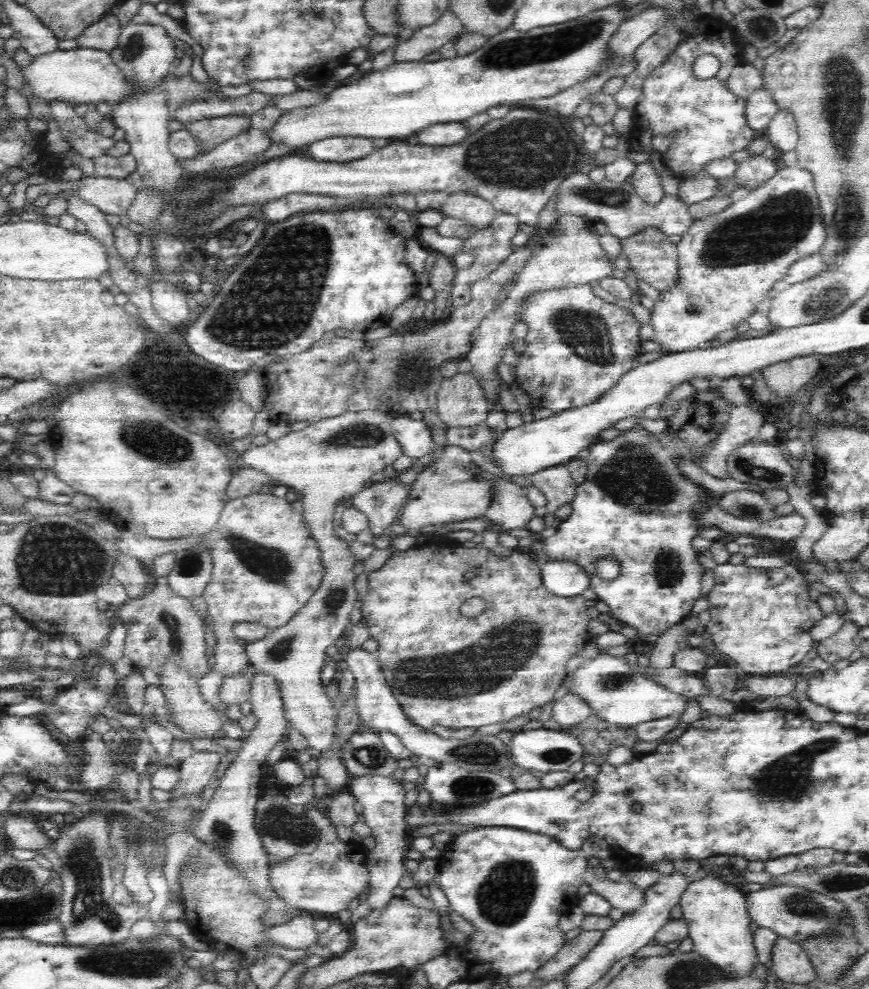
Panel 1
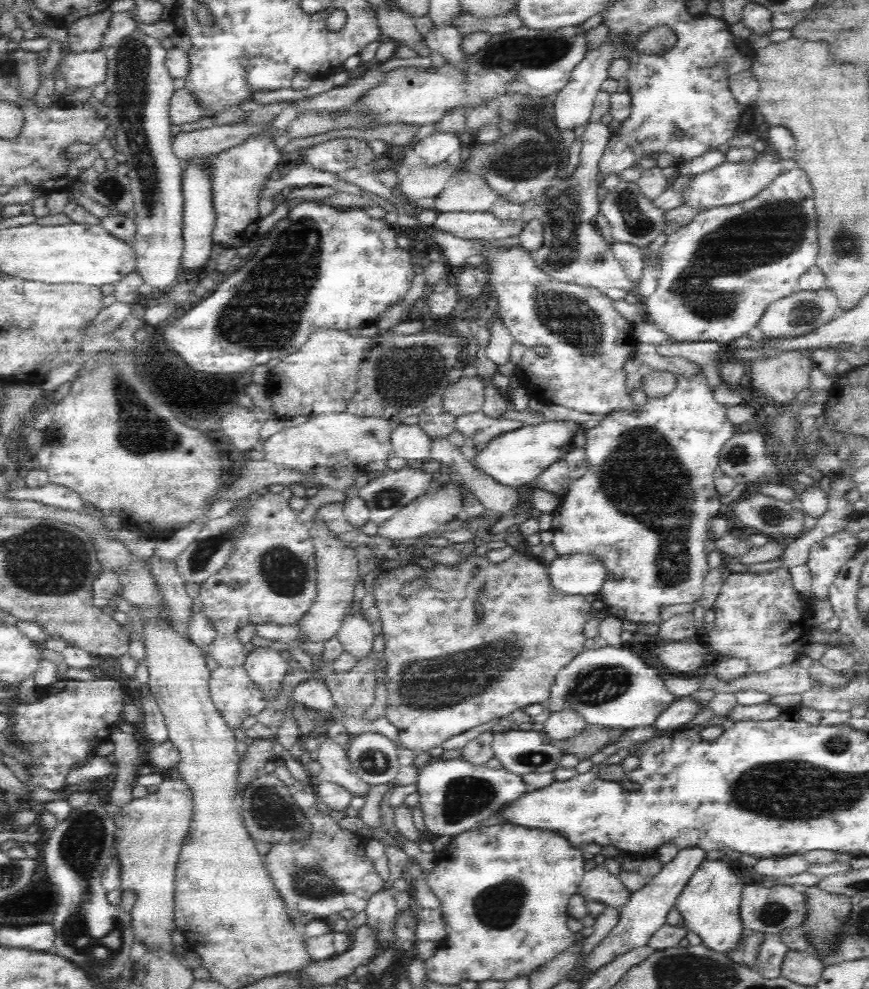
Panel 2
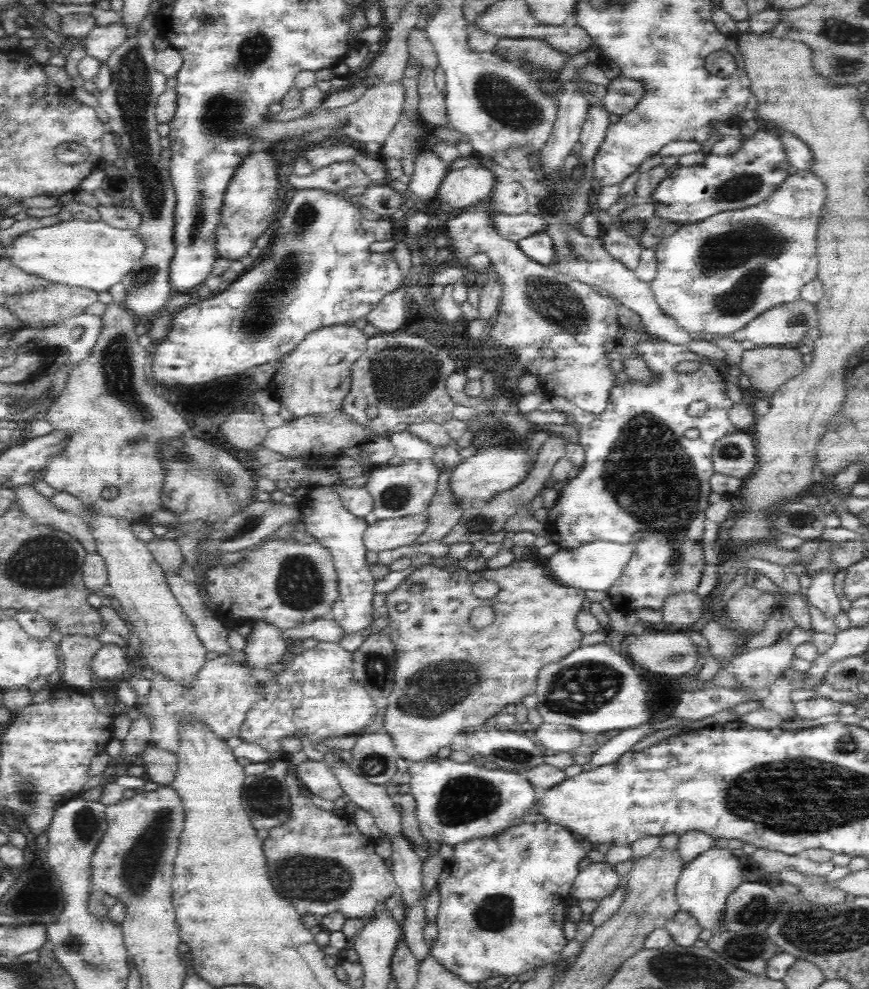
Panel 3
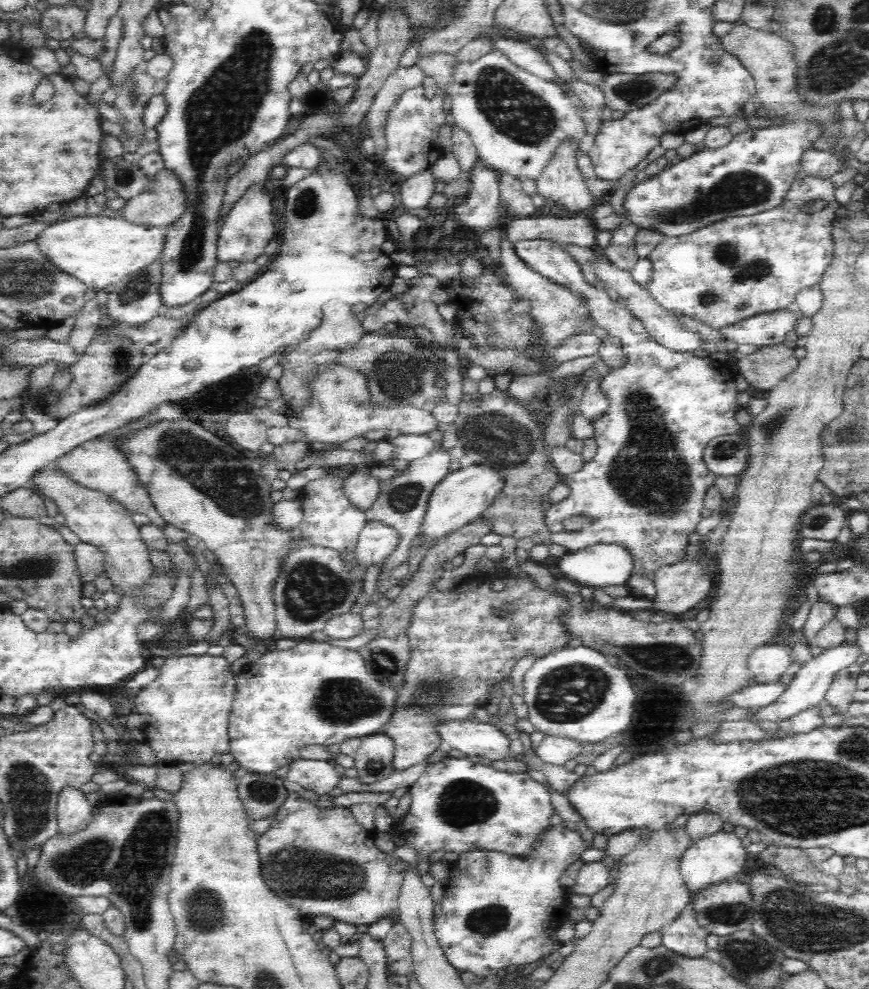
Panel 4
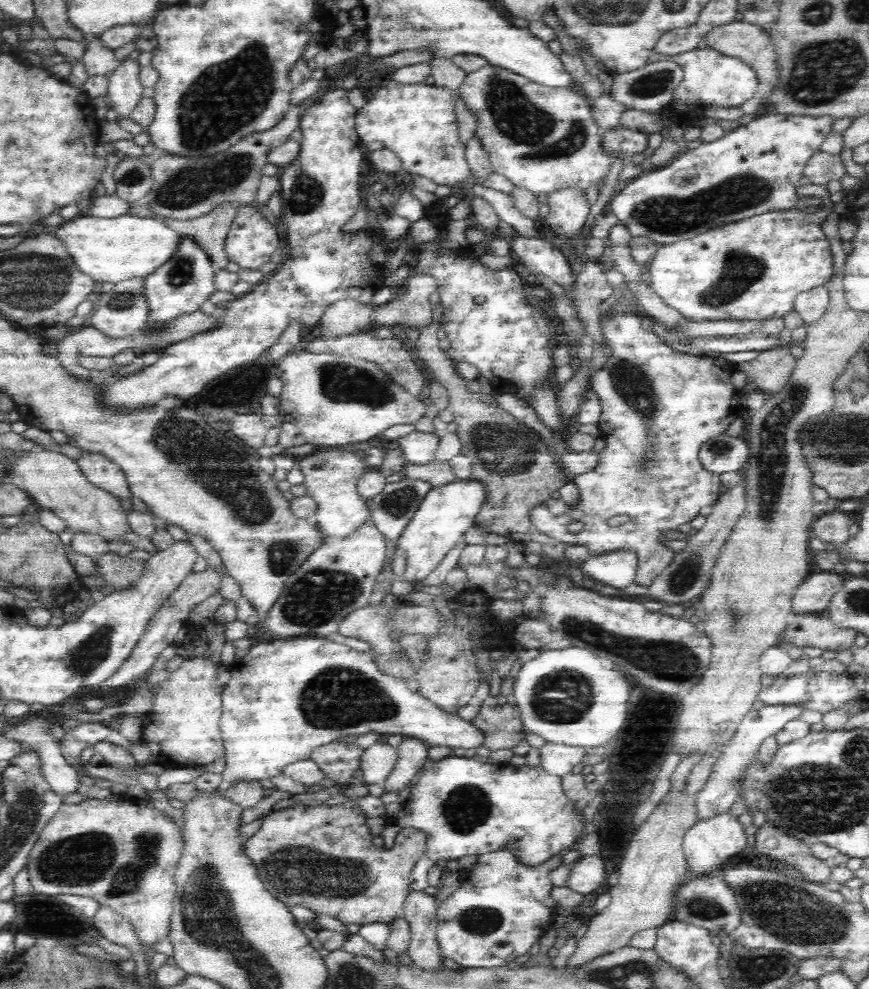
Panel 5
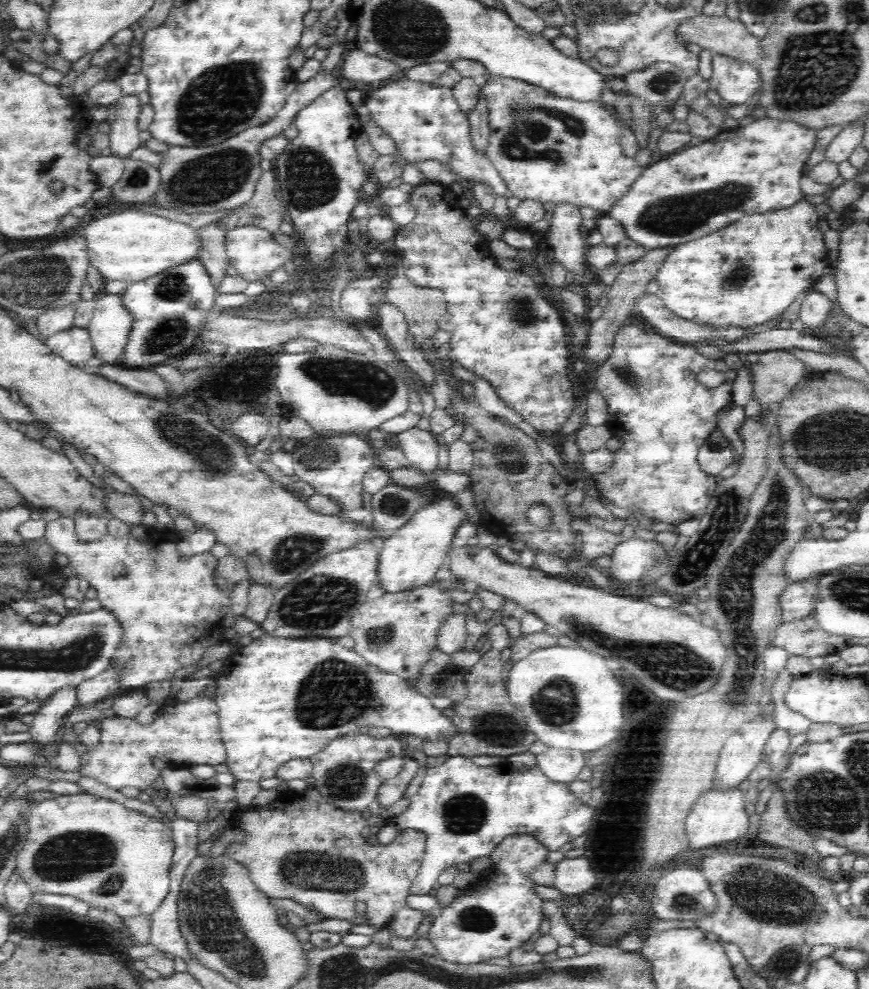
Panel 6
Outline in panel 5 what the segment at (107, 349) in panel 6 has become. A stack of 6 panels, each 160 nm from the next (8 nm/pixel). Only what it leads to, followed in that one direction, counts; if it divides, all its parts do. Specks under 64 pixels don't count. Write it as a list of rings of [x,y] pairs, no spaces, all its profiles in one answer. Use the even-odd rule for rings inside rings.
[[[145,278],[117,283],[108,294],[99,293],[98,309],[88,319],[89,326],[111,338],[133,335],[147,324],[150,312],[146,301]]]

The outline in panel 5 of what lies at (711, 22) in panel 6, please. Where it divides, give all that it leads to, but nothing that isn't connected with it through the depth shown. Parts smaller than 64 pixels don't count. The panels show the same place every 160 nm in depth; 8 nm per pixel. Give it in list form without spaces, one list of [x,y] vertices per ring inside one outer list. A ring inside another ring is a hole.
[[[734,21],[714,28],[703,40],[707,47],[749,64],[757,76],[758,84],[767,84],[772,88],[777,85],[774,84],[774,74],[778,76],[777,54],[775,54],[775,44],[769,32],[754,24],[747,24],[745,21]]]

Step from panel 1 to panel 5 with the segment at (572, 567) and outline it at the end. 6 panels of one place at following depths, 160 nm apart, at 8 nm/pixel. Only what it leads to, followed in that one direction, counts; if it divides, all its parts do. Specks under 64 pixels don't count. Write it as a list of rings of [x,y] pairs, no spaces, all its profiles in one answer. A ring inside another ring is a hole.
[[[630,550],[612,551],[600,555],[590,555],[582,561],[584,578],[596,580],[606,586],[626,588],[634,584],[637,571],[636,553]]]

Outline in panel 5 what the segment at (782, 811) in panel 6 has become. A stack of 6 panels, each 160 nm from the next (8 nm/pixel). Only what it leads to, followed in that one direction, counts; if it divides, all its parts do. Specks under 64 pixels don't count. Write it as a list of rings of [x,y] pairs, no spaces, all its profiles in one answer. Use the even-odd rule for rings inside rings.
[[[766,822],[757,830],[756,850],[772,860],[790,864],[800,878],[814,880],[812,883],[832,881],[830,864],[815,858],[808,844],[780,831],[776,825]]]

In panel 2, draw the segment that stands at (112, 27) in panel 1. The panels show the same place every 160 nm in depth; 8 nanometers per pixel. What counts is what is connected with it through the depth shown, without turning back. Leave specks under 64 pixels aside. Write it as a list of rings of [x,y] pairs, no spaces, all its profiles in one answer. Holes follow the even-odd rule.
[[[110,9],[78,19],[68,30],[72,52],[102,50],[103,36],[108,32],[113,12]]]

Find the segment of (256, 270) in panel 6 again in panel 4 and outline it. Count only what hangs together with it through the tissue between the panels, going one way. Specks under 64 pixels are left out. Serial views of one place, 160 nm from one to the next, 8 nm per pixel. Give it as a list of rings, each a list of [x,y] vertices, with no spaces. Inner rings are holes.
[[[264,182],[252,183],[228,208],[224,216],[217,241],[218,261],[254,261],[264,253],[264,248],[275,236],[273,229],[272,198],[264,187]]]

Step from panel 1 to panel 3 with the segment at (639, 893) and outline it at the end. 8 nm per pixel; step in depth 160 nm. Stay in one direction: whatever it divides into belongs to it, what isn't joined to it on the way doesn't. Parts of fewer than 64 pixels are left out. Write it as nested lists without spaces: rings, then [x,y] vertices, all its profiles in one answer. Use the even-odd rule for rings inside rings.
[[[604,861],[591,863],[578,873],[571,888],[571,896],[578,901],[600,901],[612,895],[618,887],[619,876],[615,867]]]

